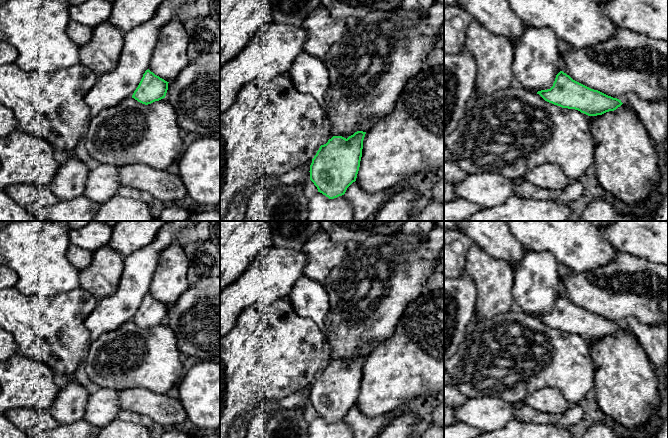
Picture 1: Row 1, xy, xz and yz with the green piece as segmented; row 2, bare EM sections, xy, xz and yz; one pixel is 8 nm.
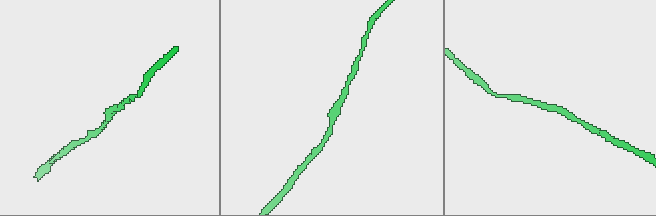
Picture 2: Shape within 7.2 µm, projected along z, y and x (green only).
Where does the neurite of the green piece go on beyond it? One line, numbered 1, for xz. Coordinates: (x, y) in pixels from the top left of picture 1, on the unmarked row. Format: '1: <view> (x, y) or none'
1: none

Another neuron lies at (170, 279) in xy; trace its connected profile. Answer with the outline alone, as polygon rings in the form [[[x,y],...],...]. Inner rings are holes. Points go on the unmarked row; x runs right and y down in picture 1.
[[[178,242],[170,244],[160,255],[149,294],[167,306],[173,305],[190,287],[189,260]]]

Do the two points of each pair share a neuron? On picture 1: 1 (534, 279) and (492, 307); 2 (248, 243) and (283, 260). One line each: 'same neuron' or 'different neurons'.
1: different neurons
2: different neurons

